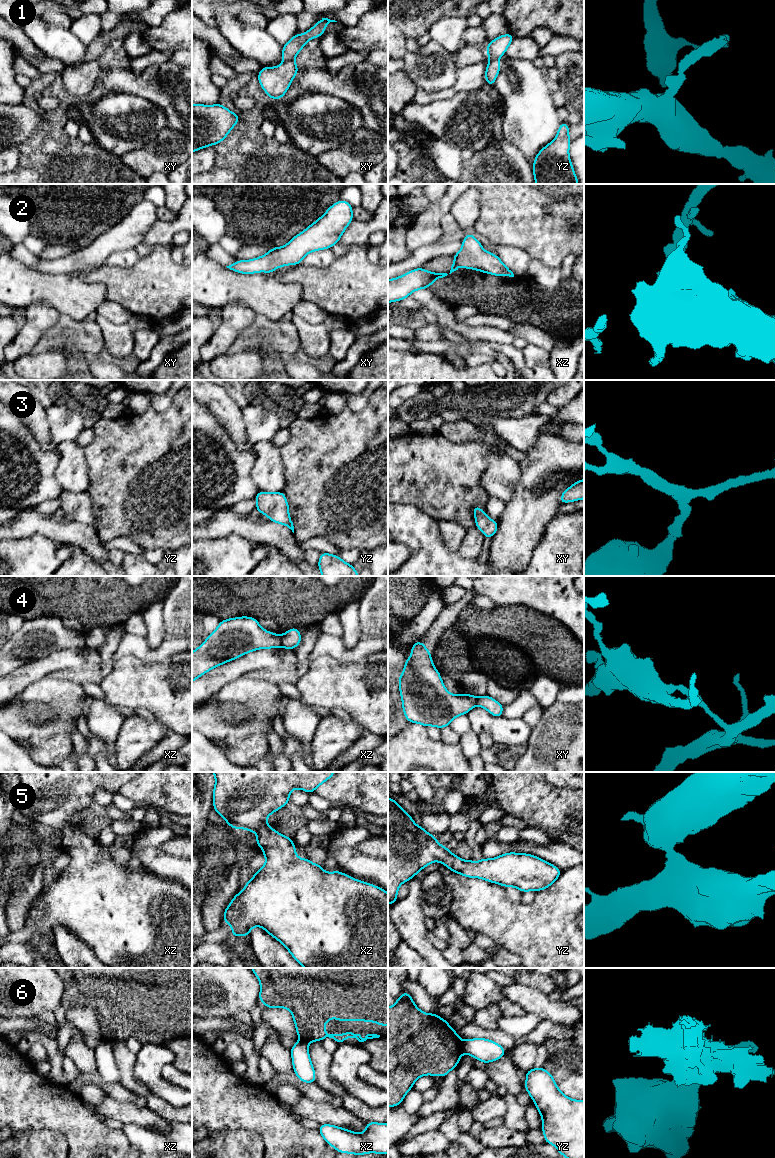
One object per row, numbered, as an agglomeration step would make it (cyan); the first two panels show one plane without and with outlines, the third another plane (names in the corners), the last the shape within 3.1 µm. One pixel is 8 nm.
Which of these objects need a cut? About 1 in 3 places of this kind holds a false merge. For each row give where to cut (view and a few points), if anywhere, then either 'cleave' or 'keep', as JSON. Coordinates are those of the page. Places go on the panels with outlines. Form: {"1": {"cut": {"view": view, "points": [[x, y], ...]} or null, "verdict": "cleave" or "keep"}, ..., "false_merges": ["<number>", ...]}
{"1": {"cut": {"view": "xy", "points": [[293, 58], [283, 61]]}, "verdict": "cleave"}, "2": {"cut": null, "verdict": "keep"}, "3": {"cut": null, "verdict": "keep"}, "4": {"cut": {"view": "xz", "points": [[280, 636], [281, 645]]}, "verdict": "cleave"}, "5": {"cut": null, "verdict": "keep"}, "6": {"cut": {"view": "yz", "points": [[462, 1041], [461, 1052]]}, "verdict": "cleave"}, "false_merges": ["1", "4", "6"]}

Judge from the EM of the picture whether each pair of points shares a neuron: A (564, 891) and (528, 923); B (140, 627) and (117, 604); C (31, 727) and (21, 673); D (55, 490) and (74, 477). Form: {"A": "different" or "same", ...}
{"A": "same", "B": "different", "C": "different", "D": "different"}

